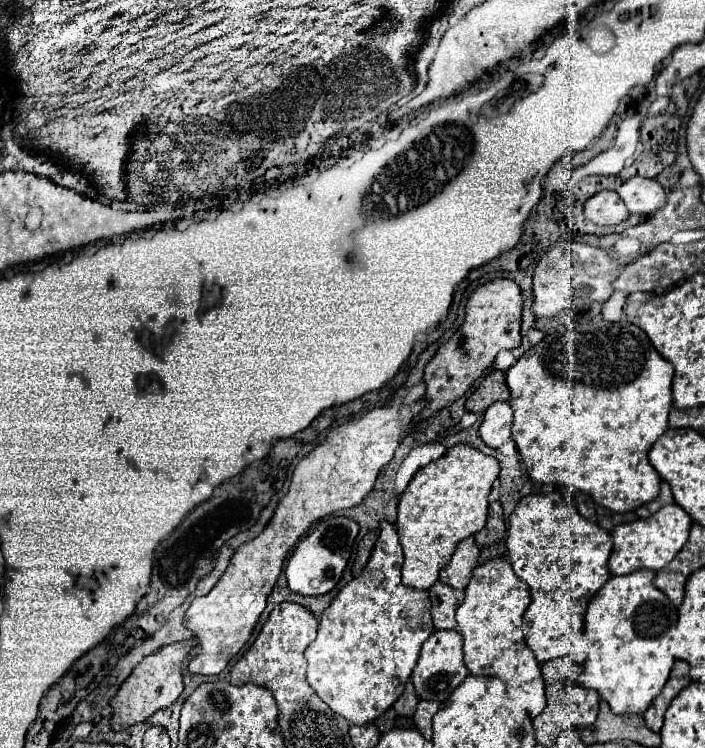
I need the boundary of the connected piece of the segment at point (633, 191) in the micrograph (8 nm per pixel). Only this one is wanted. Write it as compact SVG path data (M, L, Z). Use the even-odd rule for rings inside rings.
M633 177L625 181L617 189L617 193L627 205L627 209L637 215L653 215L667 205L667 193L655 179Z

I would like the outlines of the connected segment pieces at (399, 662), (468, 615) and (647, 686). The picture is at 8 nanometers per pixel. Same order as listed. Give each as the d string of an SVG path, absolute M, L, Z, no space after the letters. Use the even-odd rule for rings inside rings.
M381 523L381 535L373 547L371 559L363 573L349 581L333 603L323 611L319 621L317 639L307 647L307 683L315 693L351 725L363 725L381 717L403 693L405 683L419 659L421 645L435 631L431 621L431 601L427 591L405 587L401 581L403 549L399 545L397 531L391 523Z
M509 551L505 557L491 559L473 571L473 577L465 589L465 601L457 609L457 629L463 635L463 661L471 675L499 677L507 685L533 683L537 687L537 705L525 705L523 709L537 717L545 709L545 691L539 663L531 649L523 641L523 613L529 605L529 587L515 577L509 565Z
M639 569L629 575L611 577L607 585L603 585L603 589L599 589L599 593L591 599L591 605L585 613L585 624L571 621L569 639L573 647L569 655L561 657L568 656L573 662L583 665L583 673L579 675L577 683L587 689L595 689L601 699L609 703L613 713L645 713L645 709L665 687L673 661L681 660L673 659L669 653L669 641L673 639L677 625L677 607L673 607L671 601L667 601L667 595L653 585L653 579L655 571L651 569Z

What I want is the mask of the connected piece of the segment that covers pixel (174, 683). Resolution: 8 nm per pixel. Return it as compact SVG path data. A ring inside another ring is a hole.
M181 641L181 643L171 643L157 653L145 657L133 673L123 681L119 687L117 695L111 699L113 707L113 717L111 717L111 729L113 731L123 731L129 729L135 723L145 721L149 715L153 715L159 709L165 709L177 701L177 697L183 693L183 681L181 681L181 667L183 661L189 657L191 649L195 647L195 641Z

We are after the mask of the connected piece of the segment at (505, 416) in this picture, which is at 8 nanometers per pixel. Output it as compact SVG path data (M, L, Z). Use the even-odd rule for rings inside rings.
M493 403L487 407L483 415L483 423L479 427L481 439L499 449L503 443L511 441L511 425L513 425L513 409L509 403Z

